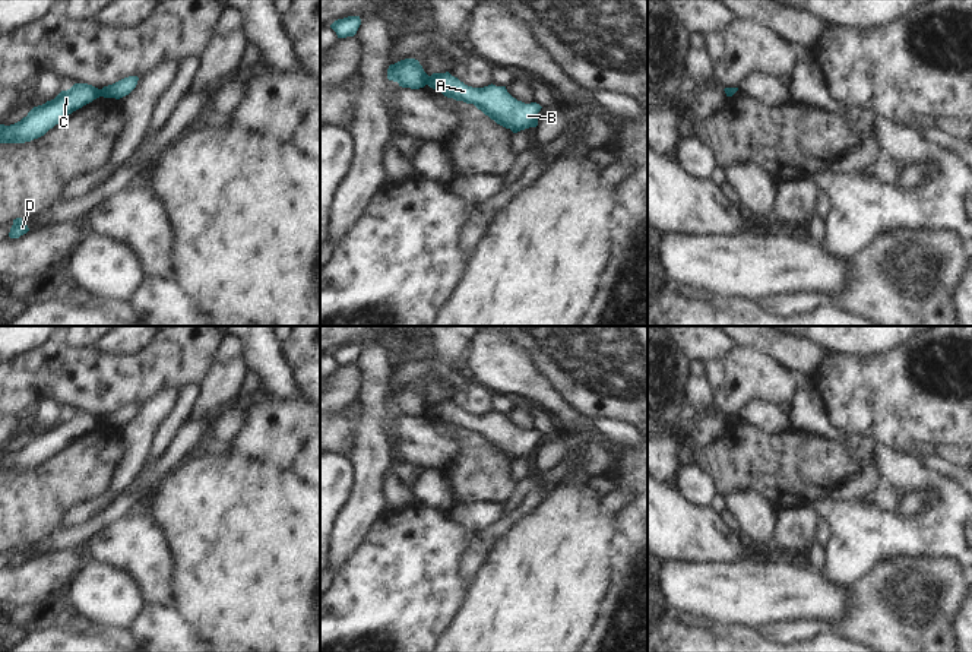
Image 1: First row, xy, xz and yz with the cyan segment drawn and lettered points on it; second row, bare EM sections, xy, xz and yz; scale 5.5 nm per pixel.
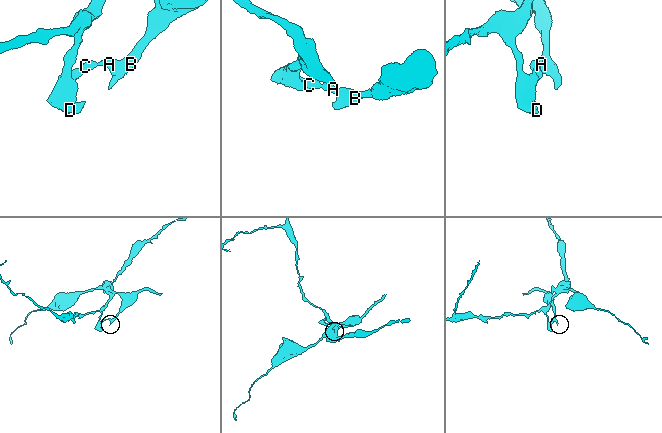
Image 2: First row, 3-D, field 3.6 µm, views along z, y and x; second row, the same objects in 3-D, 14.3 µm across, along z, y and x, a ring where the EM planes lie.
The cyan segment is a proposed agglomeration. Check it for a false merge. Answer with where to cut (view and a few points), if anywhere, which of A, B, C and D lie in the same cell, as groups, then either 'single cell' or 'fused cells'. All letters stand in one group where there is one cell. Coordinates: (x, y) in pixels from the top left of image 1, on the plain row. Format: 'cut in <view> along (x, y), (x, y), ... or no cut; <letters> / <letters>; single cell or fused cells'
cut in xz along (430, 404), (426, 411); A B / C D; fused cells

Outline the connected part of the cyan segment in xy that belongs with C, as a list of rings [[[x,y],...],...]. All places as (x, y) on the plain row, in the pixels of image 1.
[[[75,411],[54,427],[34,434],[20,449],[0,452],[0,471],[25,471],[44,463],[73,439],[101,424],[101,417],[88,411]]]

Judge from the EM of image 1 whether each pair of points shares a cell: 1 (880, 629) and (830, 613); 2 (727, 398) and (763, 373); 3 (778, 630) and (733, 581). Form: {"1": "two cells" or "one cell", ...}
{"1": "two cells", "2": "one cell", "3": "two cells"}

